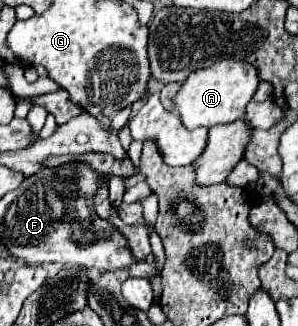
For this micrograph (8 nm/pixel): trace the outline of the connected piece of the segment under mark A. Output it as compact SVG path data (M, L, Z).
M220 60L212 64L210 68L192 72L186 82L182 82L180 90L172 98L178 116L184 124L184 128L194 130L198 126L210 128L216 124L228 124L242 118L242 112L246 110L246 104L252 100L260 80L258 74L254 74L254 68L250 64L242 64L236 60Z

